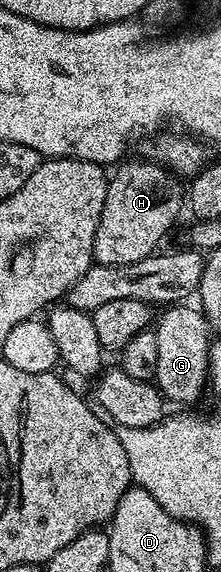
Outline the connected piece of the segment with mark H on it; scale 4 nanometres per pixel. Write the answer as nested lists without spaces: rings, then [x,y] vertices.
[[[146,159],[126,162],[117,164],[118,172],[111,174],[106,184],[104,209],[94,242],[94,263],[100,266],[129,265],[155,254],[166,231],[173,229],[178,214],[184,211],[184,187],[178,184],[179,176],[171,168]]]

